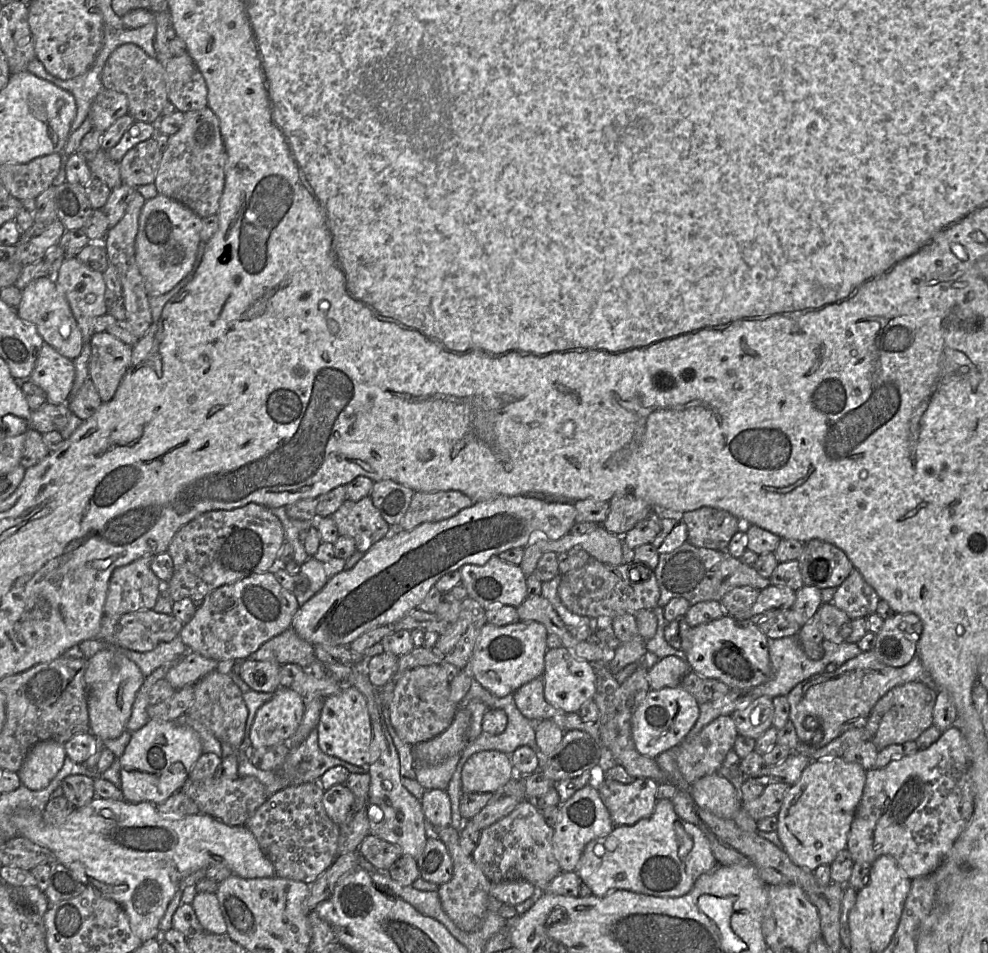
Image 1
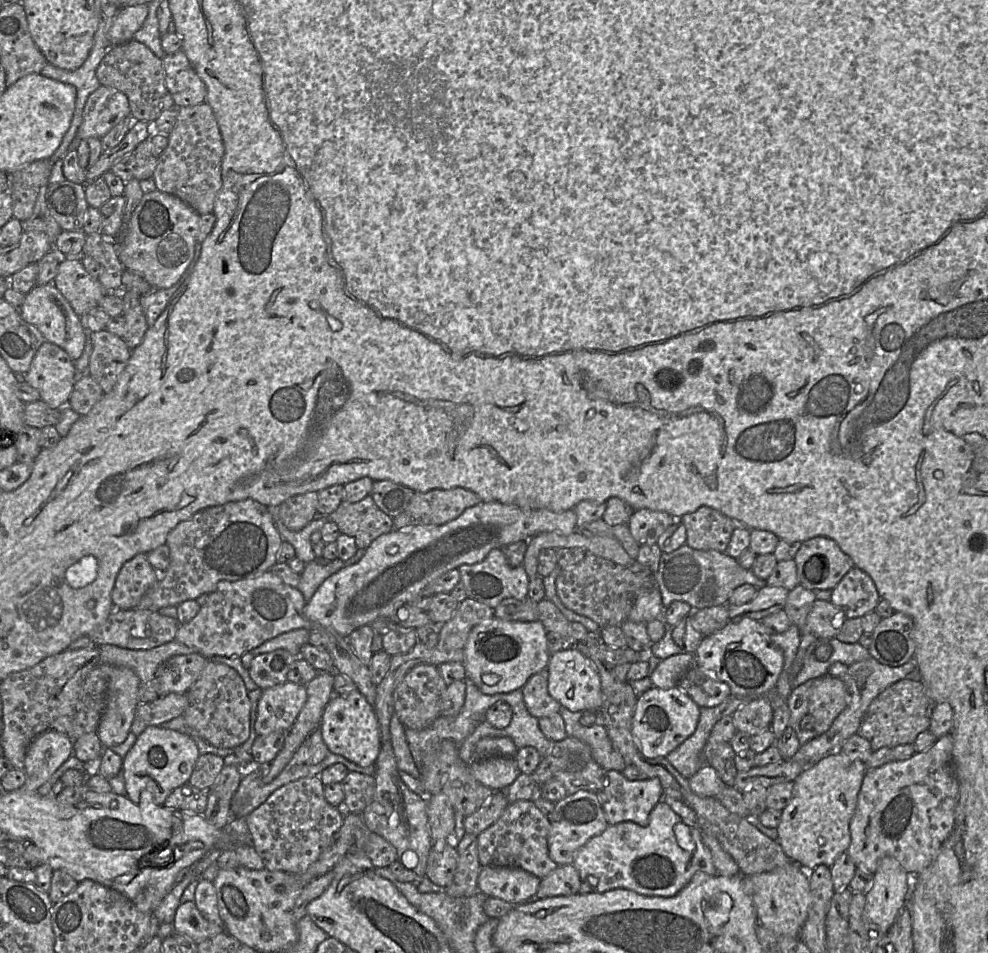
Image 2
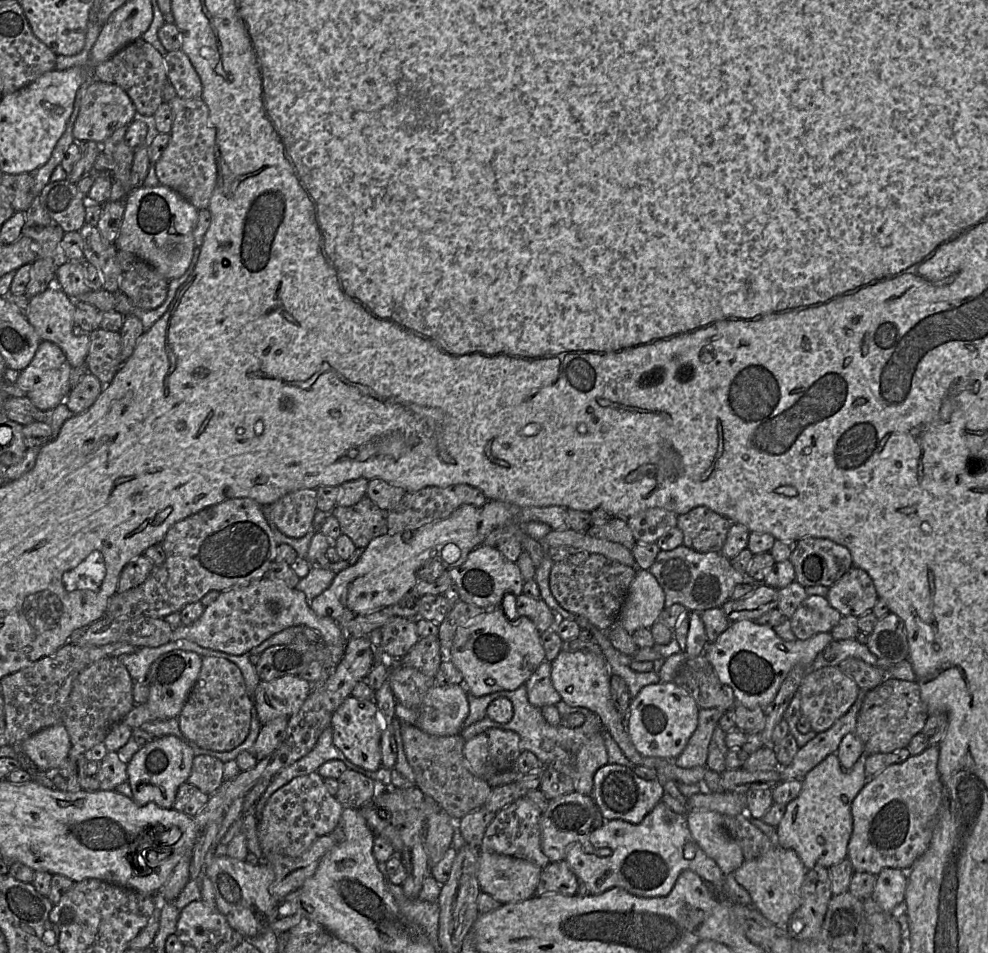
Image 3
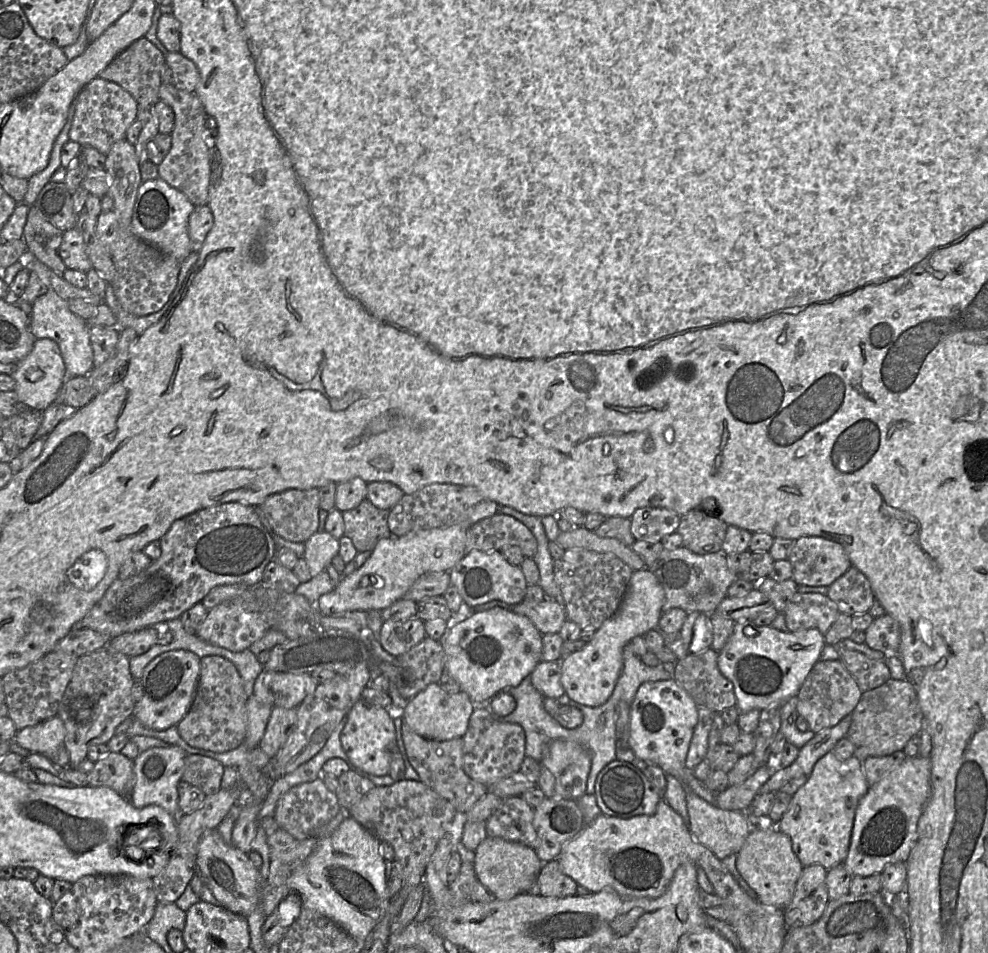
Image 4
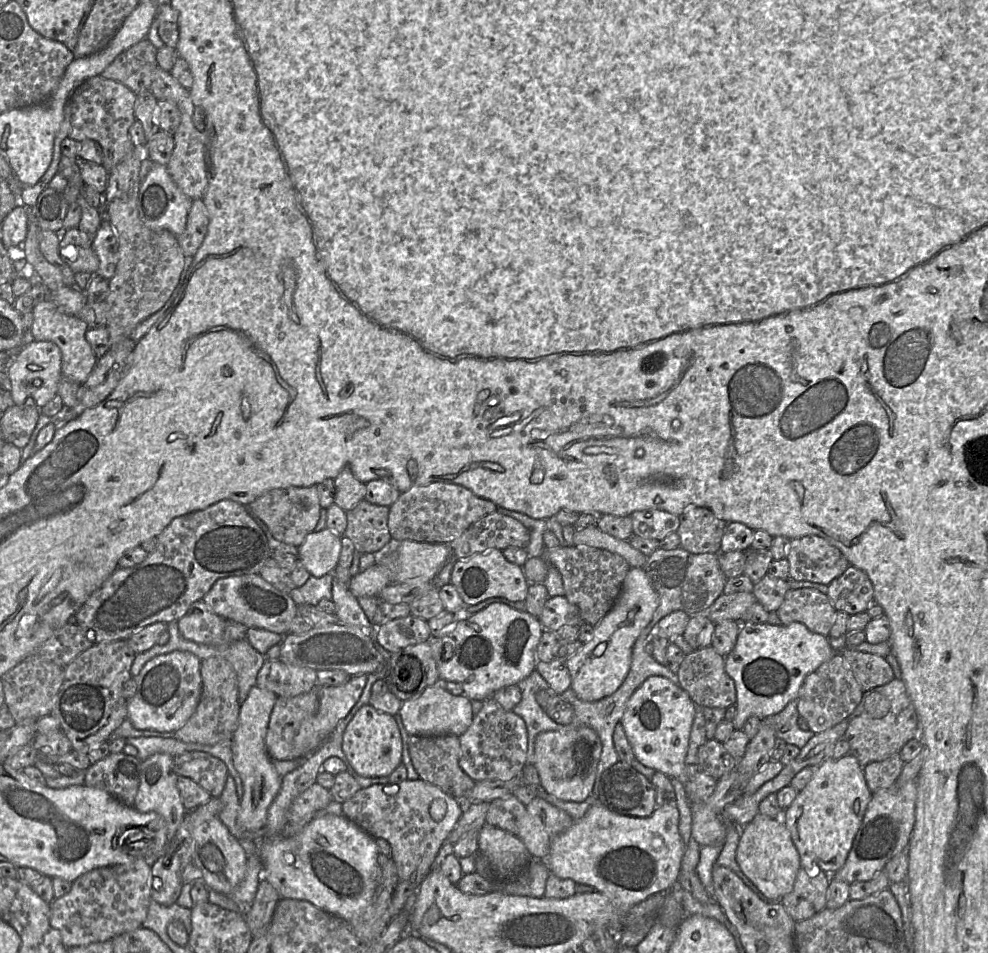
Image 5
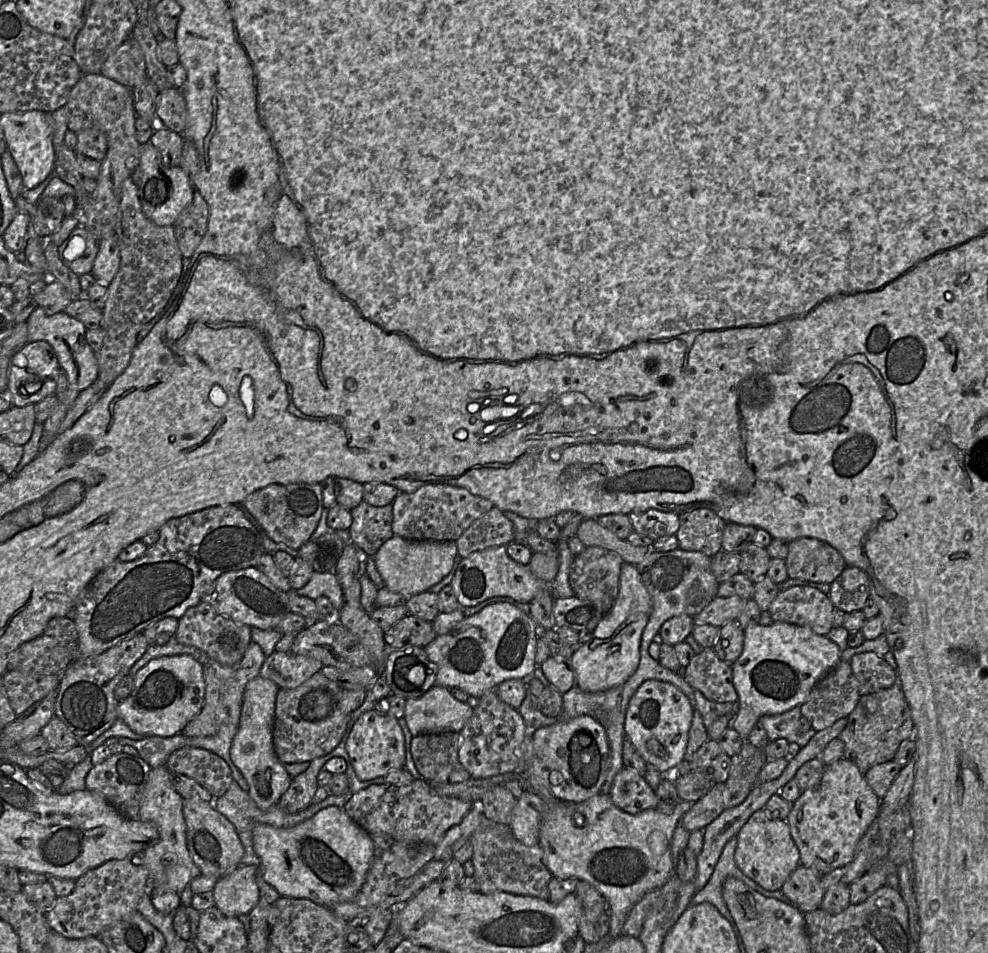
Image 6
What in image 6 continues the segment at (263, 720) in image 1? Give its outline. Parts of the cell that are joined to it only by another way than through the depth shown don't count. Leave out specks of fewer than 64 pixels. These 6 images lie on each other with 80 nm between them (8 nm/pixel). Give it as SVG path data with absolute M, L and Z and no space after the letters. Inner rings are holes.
M273 651L264 661L260 676L270 679L279 688L294 689L320 671L323 664L311 657Z

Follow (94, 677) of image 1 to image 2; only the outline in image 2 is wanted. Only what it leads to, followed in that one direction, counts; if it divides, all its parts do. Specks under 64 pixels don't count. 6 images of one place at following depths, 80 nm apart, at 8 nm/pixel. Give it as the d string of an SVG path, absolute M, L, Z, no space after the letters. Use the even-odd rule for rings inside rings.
M101 664L108 676L106 706L101 716L97 735L106 748L123 743L131 731L138 703L141 680L136 673L122 666Z

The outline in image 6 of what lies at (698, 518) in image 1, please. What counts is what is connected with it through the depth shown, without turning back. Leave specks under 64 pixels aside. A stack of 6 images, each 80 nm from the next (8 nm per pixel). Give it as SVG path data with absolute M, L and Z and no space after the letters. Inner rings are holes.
M697 508L679 514L680 526L675 534L679 548L702 552L708 557L722 548L726 522L708 508Z

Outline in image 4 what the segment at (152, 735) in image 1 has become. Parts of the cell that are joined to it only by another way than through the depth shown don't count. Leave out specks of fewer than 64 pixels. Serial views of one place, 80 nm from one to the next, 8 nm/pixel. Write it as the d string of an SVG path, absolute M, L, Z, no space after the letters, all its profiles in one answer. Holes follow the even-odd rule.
M177 745L153 747L138 754L133 760L135 785L130 797L136 808L158 805L175 818L180 818L178 805L178 783L182 780L187 753Z

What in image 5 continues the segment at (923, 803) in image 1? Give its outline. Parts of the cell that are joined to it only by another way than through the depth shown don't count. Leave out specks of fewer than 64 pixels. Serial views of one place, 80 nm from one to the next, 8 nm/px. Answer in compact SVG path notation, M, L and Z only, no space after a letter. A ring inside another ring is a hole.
M916 779L904 785L893 784L873 793L862 824L854 838L852 848L843 867L830 875L848 884L870 880L896 854L907 850L915 824Z

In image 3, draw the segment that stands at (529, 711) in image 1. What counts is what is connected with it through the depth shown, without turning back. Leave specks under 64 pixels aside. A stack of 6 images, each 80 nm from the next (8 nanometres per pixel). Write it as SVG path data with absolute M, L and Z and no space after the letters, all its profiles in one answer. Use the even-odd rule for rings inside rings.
M543 661L525 683L529 702L538 708L556 705L561 696L552 685L551 662Z

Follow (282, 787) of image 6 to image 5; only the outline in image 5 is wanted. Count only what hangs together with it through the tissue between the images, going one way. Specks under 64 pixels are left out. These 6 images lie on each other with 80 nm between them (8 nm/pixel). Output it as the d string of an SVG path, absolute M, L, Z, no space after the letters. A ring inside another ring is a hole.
M253 686L241 705L238 725L232 738L233 764L244 786L238 822L248 831L261 831L264 828L268 809L281 787L282 777L275 770L265 744L270 716L277 697L269 690Z

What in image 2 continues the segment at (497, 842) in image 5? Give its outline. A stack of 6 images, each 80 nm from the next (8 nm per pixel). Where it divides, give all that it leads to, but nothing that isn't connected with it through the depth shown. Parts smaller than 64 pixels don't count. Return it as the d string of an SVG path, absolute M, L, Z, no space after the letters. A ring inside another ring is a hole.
M481 866L477 882L487 897L518 905L536 896L541 879L520 868Z

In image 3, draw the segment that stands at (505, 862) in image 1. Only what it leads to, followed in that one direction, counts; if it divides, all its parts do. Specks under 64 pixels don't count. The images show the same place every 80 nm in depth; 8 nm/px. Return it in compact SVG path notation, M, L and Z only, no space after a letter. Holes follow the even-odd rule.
M525 797L508 804L496 813L488 825L479 846L480 851L521 858L533 862L541 868L546 867L550 860L541 849L540 821L542 813Z

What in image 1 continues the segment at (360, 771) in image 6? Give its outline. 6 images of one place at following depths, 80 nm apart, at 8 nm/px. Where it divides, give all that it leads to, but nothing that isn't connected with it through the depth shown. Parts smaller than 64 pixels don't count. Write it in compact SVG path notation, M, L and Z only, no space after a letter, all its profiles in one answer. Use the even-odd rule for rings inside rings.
M346 685L339 694L325 698L317 725L321 750L356 766L369 766L373 728L364 695L354 686Z

